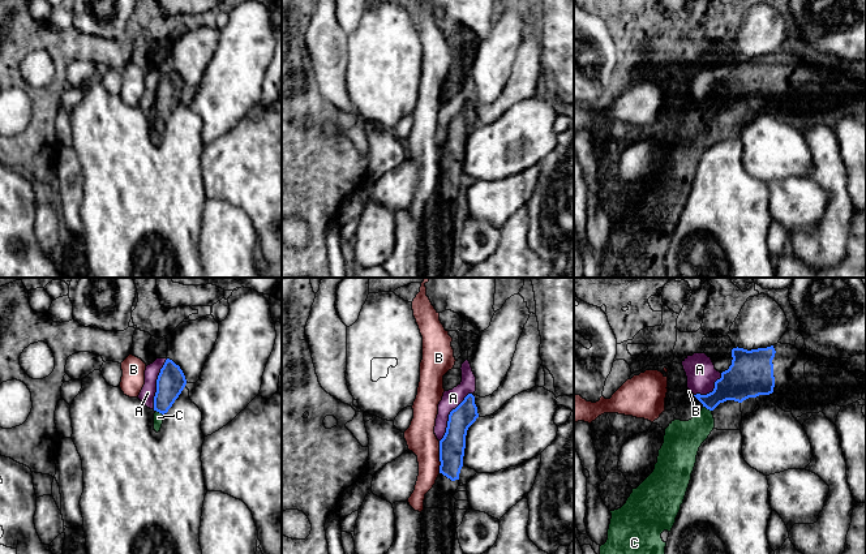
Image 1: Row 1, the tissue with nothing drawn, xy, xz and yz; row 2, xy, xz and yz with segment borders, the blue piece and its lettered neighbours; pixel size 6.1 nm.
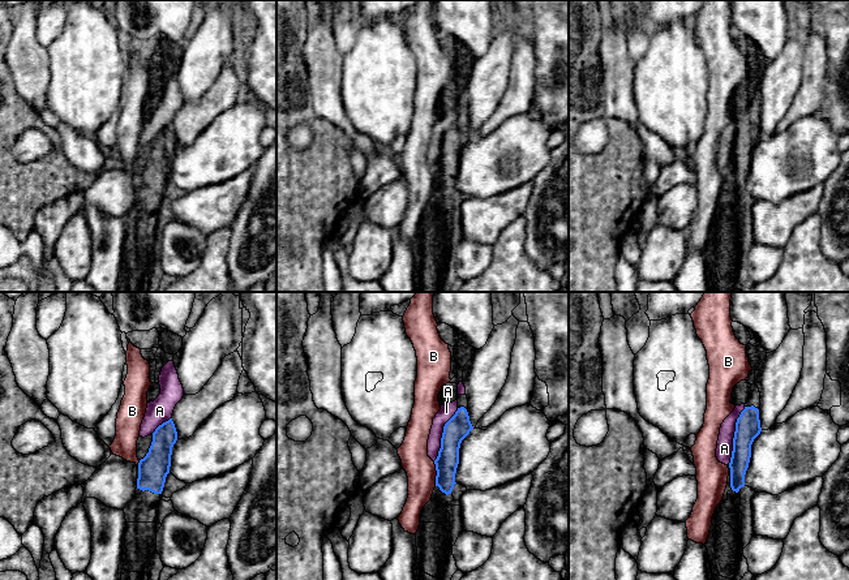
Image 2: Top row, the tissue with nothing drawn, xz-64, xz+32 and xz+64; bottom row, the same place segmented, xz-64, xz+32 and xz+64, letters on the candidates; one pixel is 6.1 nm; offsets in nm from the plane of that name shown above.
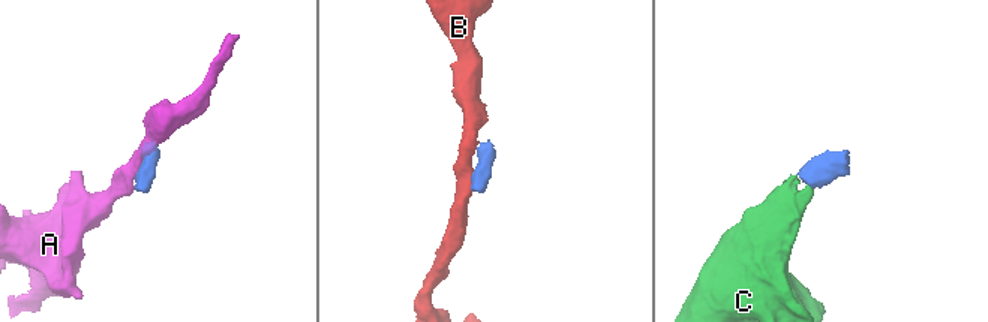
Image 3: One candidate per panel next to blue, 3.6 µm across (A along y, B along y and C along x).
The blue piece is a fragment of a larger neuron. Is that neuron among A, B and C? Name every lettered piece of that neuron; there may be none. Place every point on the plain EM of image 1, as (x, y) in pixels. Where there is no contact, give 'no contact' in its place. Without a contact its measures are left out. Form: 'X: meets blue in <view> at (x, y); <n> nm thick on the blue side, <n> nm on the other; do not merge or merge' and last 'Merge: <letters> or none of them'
A: meets blue in xz at (449, 124); 160 nm thick on the blue side, 110 nm on the other; do not merge
B: meets blue in xz at (440, 164); 160 nm thick on the blue side, 180 nm on the other; do not merge
C: meets blue in yz at (707, 116); 220 nm thick on the blue side, 220 nm on the other; merge
Merge: C

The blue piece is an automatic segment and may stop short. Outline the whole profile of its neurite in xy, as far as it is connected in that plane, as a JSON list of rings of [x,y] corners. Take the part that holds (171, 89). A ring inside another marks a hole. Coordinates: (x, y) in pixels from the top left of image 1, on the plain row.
[[[167,66],[157,87],[154,119],[162,123],[167,121],[185,93],[187,87],[180,74]]]

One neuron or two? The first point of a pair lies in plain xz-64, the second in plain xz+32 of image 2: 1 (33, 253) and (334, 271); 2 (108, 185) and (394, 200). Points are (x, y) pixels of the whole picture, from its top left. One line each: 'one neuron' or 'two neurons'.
1: one neuron
2: one neuron

